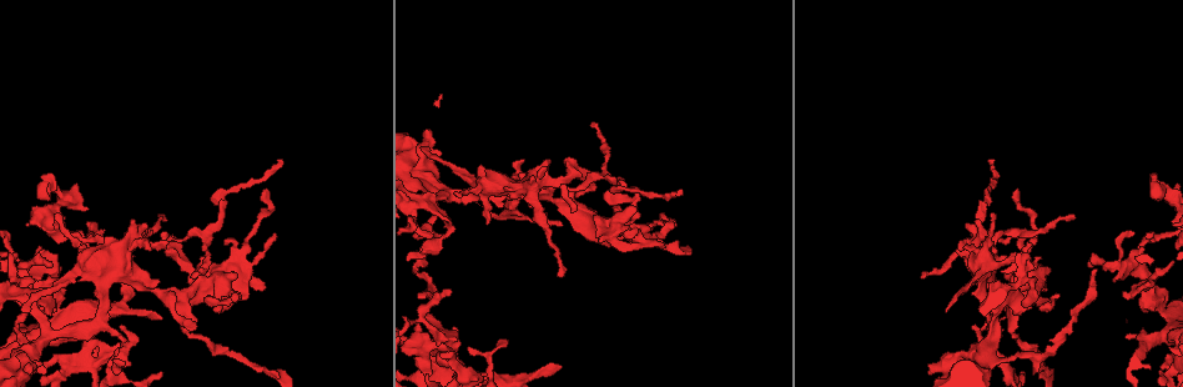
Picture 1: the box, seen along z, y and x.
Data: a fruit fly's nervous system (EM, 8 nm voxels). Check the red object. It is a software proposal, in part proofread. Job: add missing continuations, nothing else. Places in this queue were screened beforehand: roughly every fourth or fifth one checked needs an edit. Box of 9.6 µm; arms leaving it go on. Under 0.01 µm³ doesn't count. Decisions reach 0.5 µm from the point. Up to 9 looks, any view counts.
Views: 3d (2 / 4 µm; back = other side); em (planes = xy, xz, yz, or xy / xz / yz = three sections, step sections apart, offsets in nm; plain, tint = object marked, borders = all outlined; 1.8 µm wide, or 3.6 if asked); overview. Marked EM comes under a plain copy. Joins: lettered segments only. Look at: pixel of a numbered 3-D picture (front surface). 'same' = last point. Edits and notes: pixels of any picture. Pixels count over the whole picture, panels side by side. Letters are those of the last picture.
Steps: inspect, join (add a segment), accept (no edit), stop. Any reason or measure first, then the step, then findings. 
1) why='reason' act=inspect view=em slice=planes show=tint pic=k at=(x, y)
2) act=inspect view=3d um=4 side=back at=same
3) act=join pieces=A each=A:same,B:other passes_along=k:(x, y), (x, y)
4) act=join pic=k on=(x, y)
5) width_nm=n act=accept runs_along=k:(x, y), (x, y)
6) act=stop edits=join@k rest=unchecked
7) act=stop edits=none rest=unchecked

why='end of a long branch' act=inspect view=3d um=4 pic=1 at=(1097, 271)

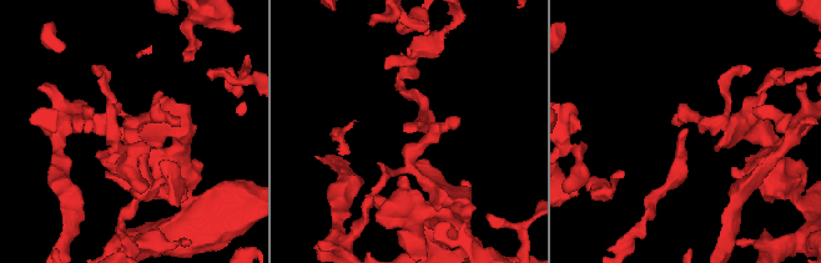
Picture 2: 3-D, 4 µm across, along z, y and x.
why='now the EM' act=inspect view=em slice=planes show=borders pic=2 at=(684, 129)

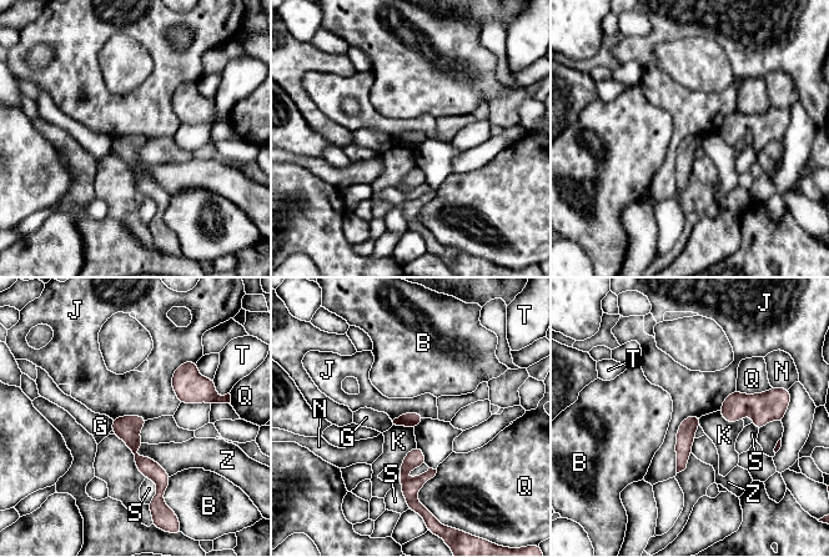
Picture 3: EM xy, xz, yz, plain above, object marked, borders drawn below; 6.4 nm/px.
act=accept each=B:other,G:other,J:other,K:other,N:other,Q:other,S:other,T:other,Z:other runs_along=3:(116, 421), (160, 486) found='none of them fits'

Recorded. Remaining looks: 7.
act=inspect view=3d um=2 pic=1 at=(1023, 282)

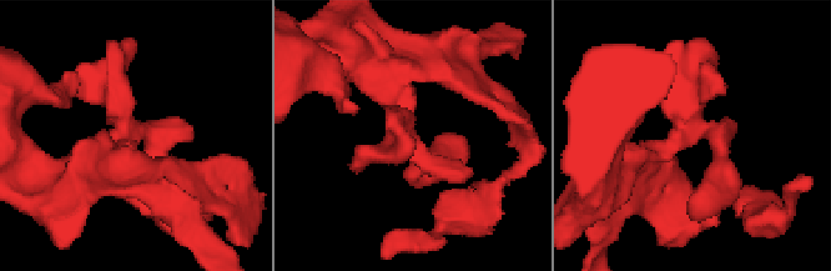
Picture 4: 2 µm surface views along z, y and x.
act=inspect view=em slice=planes show=borders pic=4 at=(123, 132)

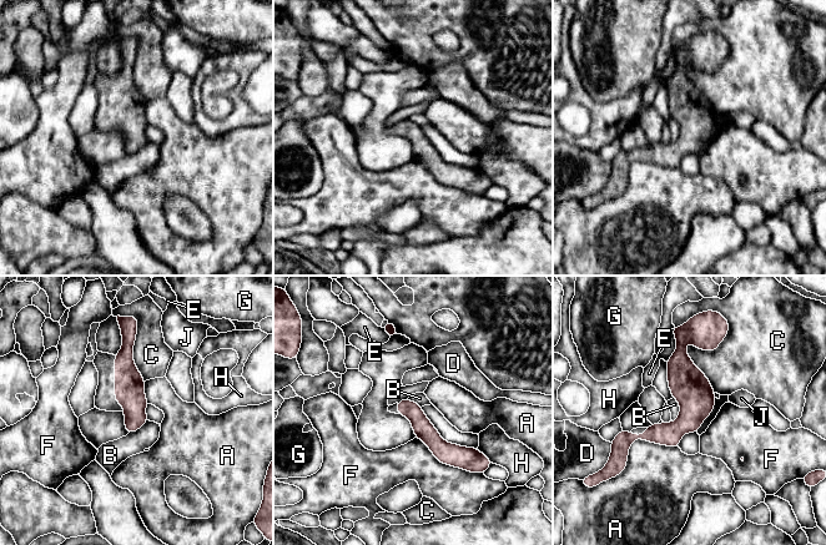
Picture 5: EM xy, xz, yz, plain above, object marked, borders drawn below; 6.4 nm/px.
width_nm=140 act=accept each=A:other,B:other,C:other,D:other,E:other,F:other,G:other,H:other,J:other border=5:(673, 397), (679, 404), (674, 422) found='no lettered segment goes on from it'

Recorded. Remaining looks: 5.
why='free end' act=inspect view=em slice=planes show=borders pic=1 at=(45, 375)

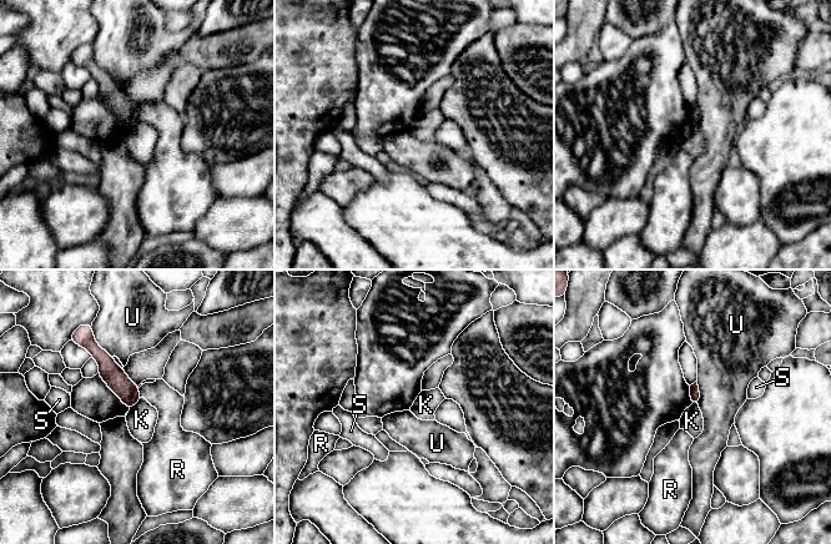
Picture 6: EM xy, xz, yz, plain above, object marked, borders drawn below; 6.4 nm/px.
act=accept each=K:other,R:other,S:other,U:other found='none of them fits'

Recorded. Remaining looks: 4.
why='tapers out' act=inspect view=3d um=2 pic=1 at=(677, 226)

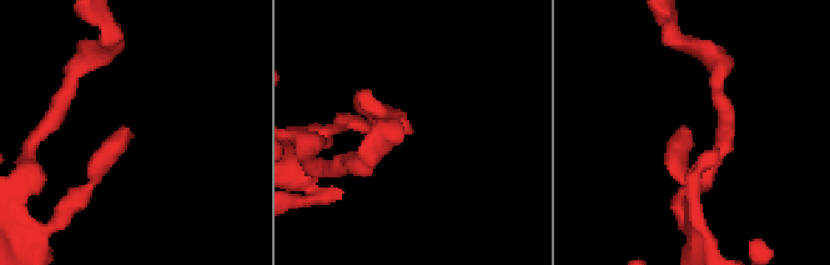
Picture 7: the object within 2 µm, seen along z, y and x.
act=inspect view=em slice=yz step=16 show=borders pic=7 at=(130, 131)

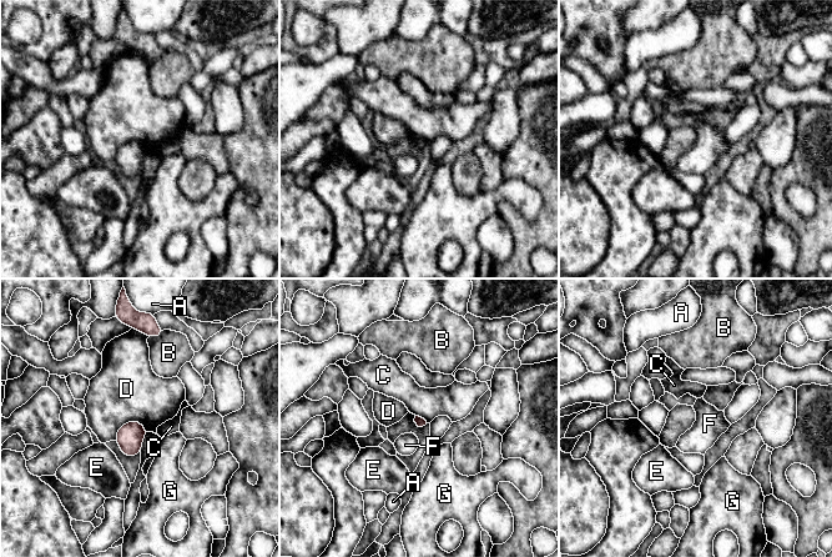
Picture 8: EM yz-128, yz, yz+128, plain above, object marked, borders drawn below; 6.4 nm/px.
longest_contact=D:240nm act=accept each=A:other,B:other,C:other,D:other,E:other,F:other,G:other border=8:(416, 415), (427, 422) found='none of them fits'

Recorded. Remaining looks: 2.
act=stop edits=none rest=unchecked

